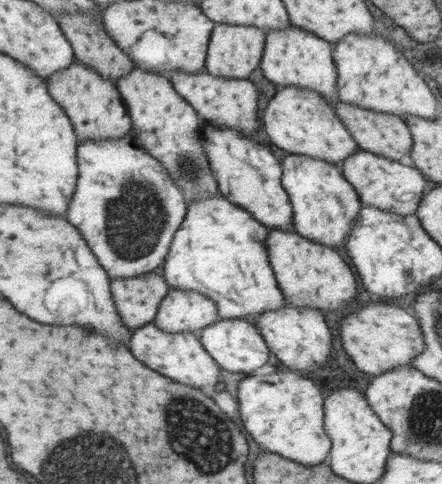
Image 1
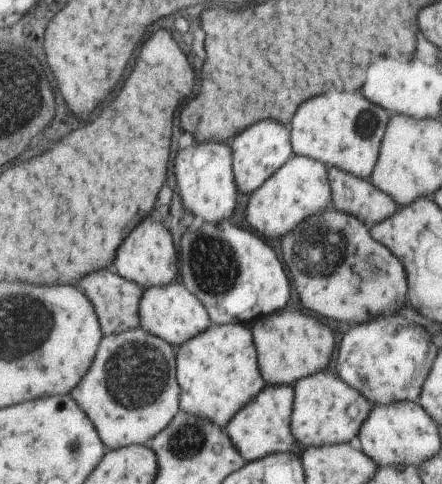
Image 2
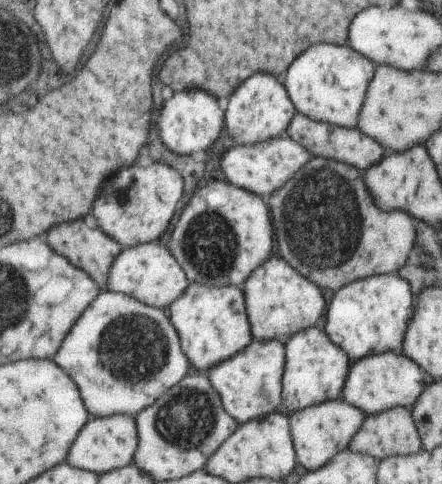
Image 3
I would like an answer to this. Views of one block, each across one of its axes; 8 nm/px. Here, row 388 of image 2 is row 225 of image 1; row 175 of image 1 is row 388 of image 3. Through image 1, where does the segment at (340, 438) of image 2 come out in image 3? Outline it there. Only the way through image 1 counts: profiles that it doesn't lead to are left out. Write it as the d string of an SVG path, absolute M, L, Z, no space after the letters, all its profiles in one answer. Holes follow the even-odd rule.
M305 328L293 334L285 342L285 374L283 374L283 410L293 414L297 410L309 408L313 404L323 404L327 400L341 398L343 386L347 382L351 360L343 348L339 348L331 338L313 328Z

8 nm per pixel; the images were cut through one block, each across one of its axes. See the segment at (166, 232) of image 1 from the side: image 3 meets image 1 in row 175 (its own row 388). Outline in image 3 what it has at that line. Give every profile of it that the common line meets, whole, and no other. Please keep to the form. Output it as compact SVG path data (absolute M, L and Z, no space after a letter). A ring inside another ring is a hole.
M99 290L99 296L71 326L69 334L59 344L55 364L63 366L69 378L77 384L93 418L109 418L113 414L137 416L169 388L179 384L187 370L179 336L169 324L165 312L147 304L141 306L139 300L127 294L107 290Z

